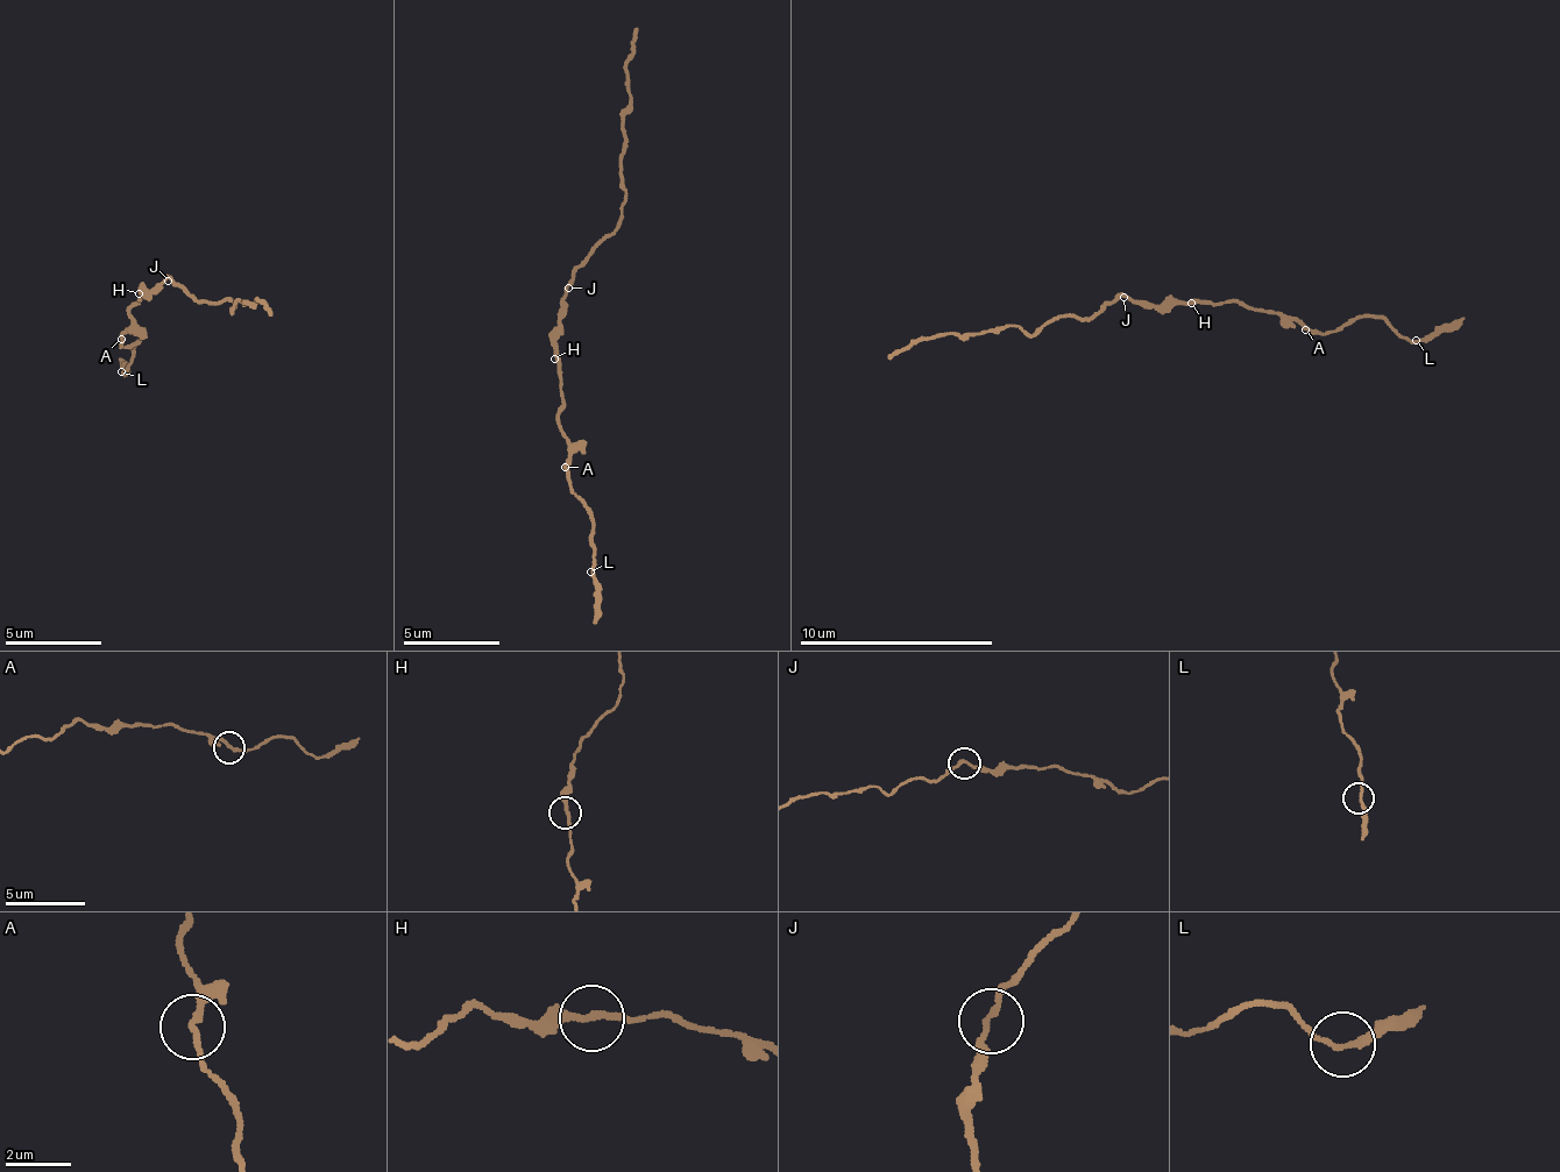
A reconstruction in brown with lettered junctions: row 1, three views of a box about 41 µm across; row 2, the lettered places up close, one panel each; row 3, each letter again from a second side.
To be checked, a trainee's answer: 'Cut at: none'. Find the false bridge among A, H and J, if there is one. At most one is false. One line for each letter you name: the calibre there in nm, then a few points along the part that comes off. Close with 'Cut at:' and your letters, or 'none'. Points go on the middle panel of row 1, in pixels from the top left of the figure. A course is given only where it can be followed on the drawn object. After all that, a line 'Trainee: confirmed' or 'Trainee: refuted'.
Cut at: none
Trainee: confirmed

